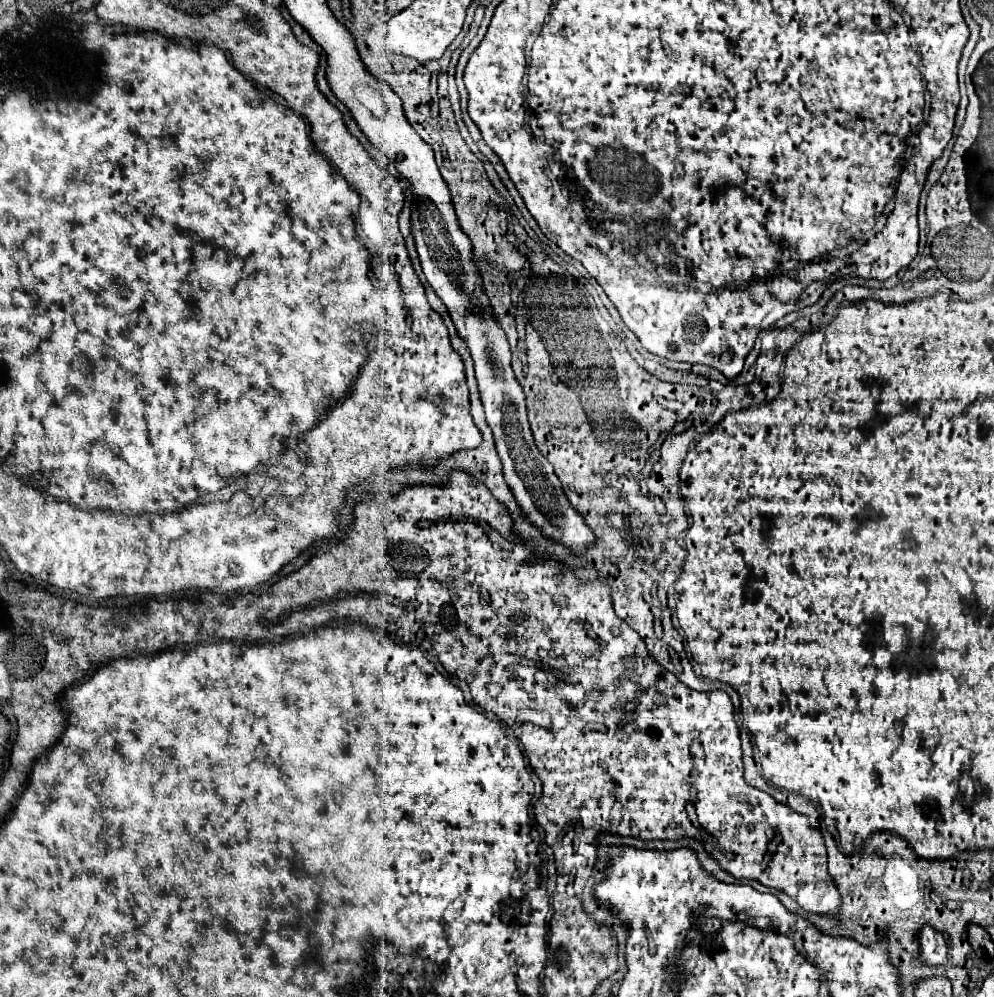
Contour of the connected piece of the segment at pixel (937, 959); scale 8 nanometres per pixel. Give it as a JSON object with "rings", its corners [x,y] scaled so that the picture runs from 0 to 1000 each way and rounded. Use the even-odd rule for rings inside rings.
{"rings":[[[930,928],[922,938],[924,950],[926,950],[926,962],[932,968],[950,968],[954,950],[948,936],[938,932],[936,928]]]}

